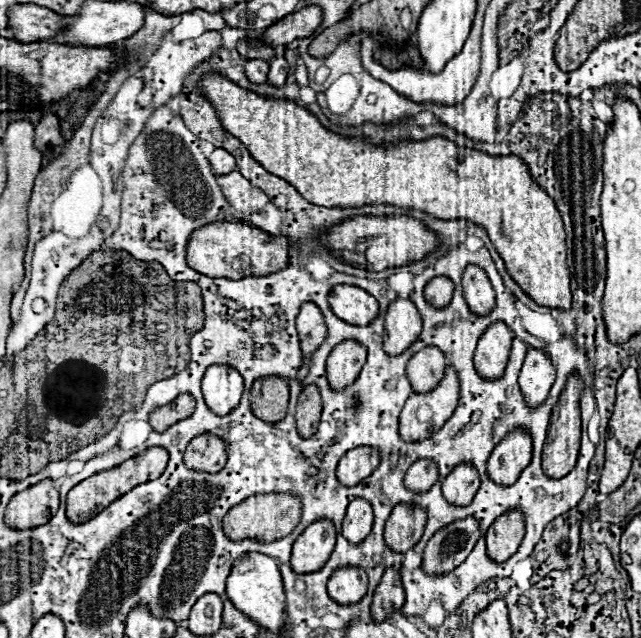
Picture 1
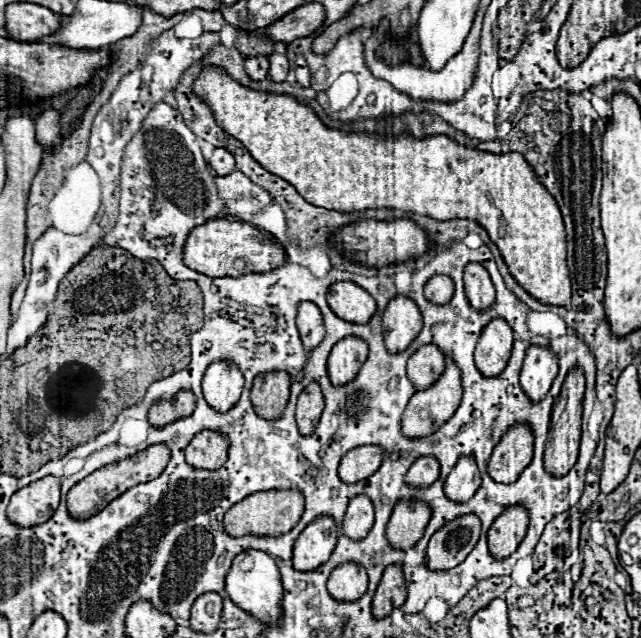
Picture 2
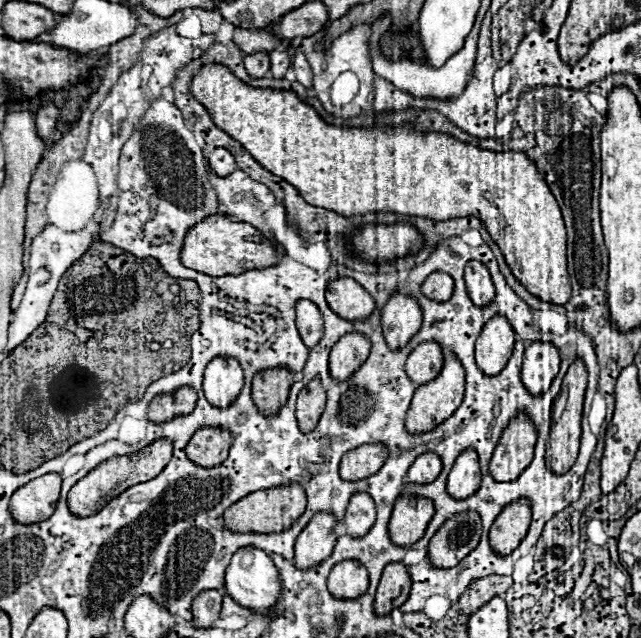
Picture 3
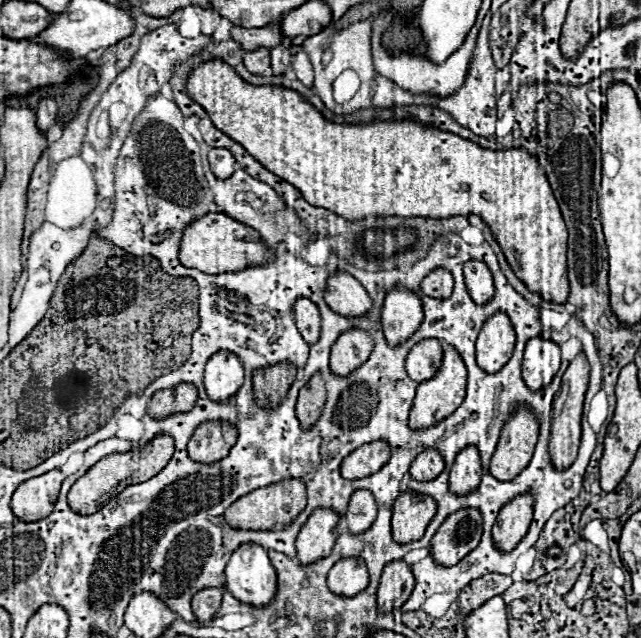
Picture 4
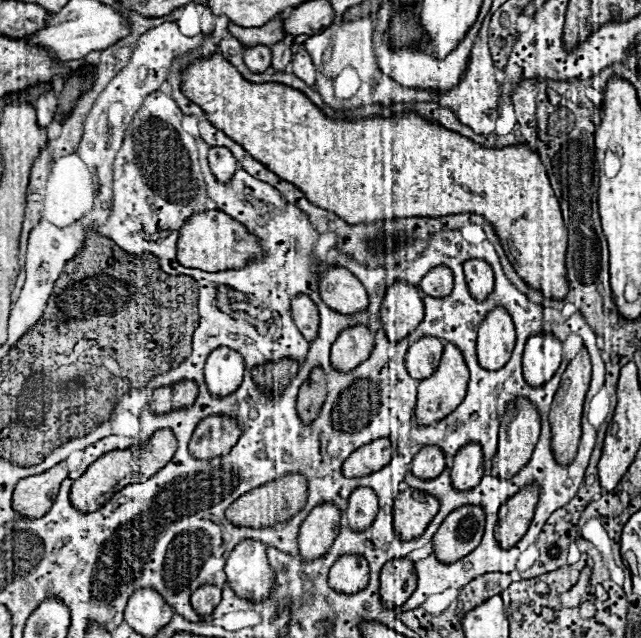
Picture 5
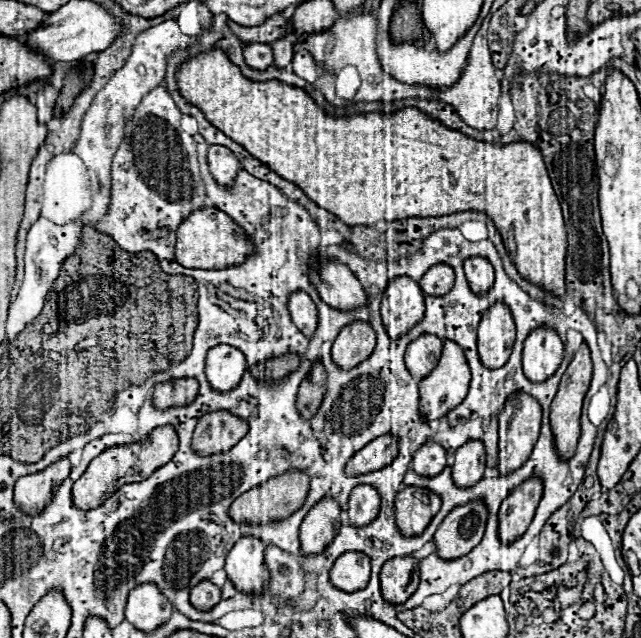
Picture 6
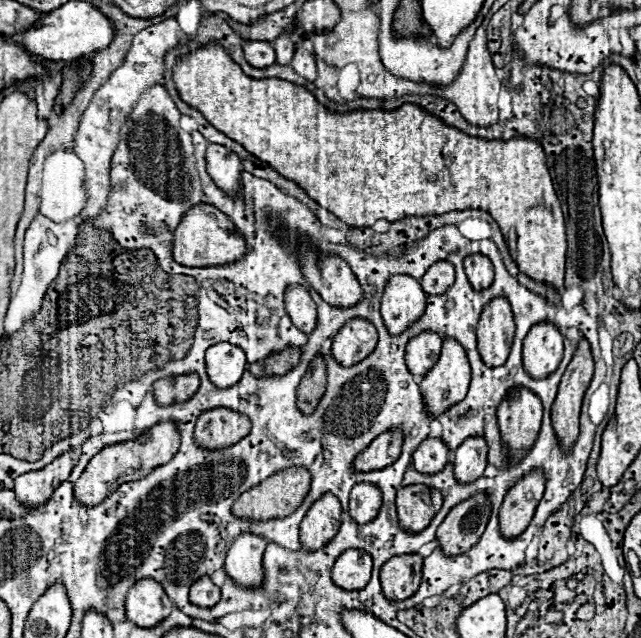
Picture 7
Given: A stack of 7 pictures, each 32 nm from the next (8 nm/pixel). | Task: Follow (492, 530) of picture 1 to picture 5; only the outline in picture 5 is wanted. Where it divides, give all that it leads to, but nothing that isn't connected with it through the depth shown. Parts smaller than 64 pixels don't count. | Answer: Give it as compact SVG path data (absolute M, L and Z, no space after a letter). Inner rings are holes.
M532 482L526 484L522 490L518 490L500 506L498 526L494 534L502 548L510 548L512 544L516 544L516 540L520 540L520 536L524 536L534 518L538 496L540 496L540 486Z

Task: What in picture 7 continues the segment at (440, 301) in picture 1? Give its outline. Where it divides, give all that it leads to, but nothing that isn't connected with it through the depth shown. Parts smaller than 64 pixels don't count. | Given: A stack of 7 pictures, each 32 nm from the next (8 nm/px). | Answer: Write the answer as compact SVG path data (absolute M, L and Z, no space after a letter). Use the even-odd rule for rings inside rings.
M438 260L420 278L420 284L426 294L436 294L446 292L452 286L452 280L454 280L454 266L446 260Z

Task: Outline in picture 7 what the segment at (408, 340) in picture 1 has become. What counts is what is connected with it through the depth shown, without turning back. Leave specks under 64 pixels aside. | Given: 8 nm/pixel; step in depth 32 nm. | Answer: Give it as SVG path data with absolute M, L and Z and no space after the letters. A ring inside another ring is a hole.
M394 274L388 278L382 294L382 318L392 336L404 332L412 320L424 312L426 292L420 282L408 274Z

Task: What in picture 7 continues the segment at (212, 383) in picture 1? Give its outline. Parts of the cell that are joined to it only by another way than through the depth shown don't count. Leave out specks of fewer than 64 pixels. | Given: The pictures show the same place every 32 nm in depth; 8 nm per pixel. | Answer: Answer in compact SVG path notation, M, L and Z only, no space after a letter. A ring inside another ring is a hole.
M218 342L206 350L206 372L218 388L230 388L232 384L236 384L244 368L244 350L230 342Z

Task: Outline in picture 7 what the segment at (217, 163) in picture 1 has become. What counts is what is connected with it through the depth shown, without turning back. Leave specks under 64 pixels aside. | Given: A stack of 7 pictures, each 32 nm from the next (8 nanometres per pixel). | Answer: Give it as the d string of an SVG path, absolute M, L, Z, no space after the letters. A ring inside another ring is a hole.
M208 144L206 148L206 170L214 184L228 196L240 194L242 164L240 158L222 144Z

